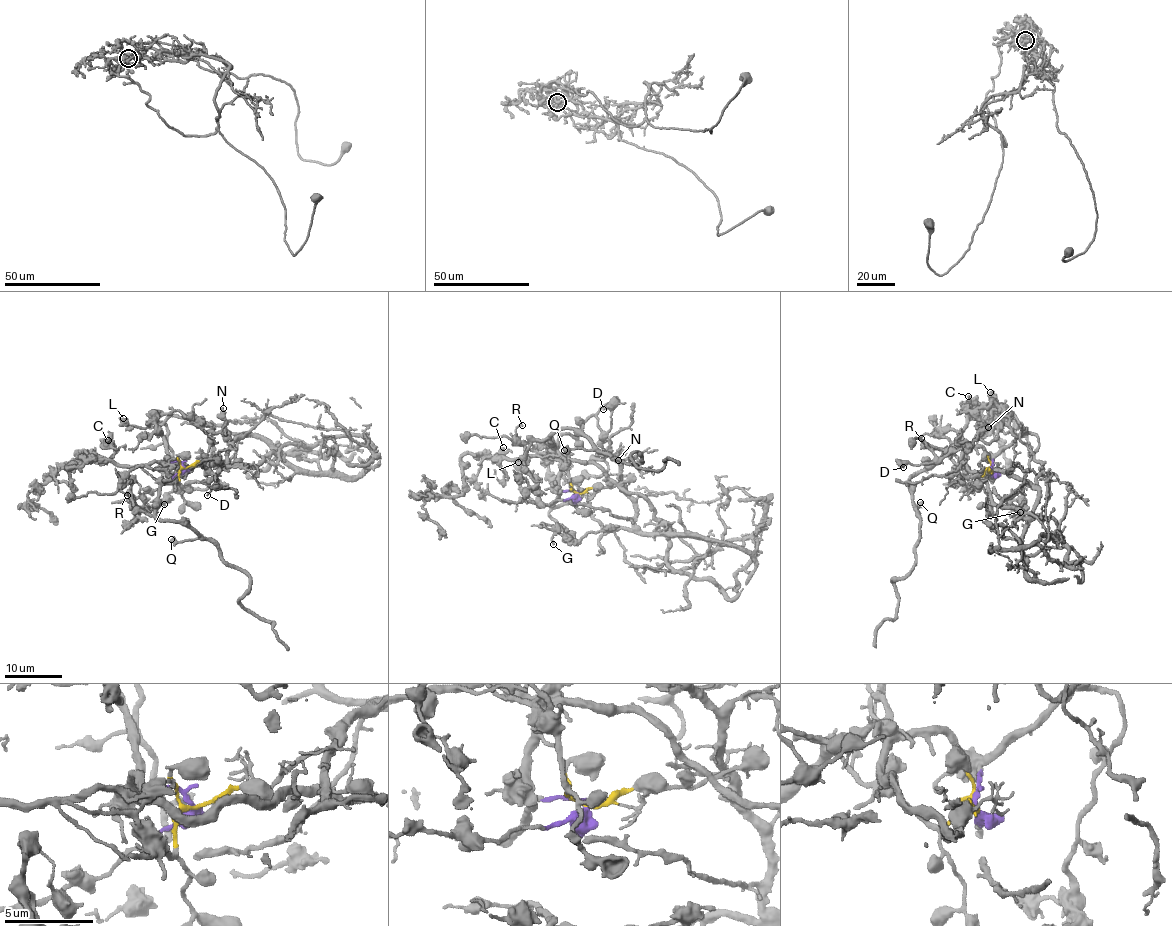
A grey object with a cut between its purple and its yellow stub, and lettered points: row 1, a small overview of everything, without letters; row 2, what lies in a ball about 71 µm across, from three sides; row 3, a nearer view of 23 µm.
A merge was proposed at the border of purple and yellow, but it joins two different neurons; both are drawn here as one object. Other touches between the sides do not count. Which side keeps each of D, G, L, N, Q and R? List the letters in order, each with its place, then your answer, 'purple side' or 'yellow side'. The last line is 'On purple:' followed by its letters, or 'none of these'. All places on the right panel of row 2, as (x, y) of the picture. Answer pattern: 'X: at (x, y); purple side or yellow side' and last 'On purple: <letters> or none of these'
D: at (903, 467); yellow side
G: at (1020, 512); purple side
L: at (990, 392); purple side
N: at (988, 427); purple side
Q: at (920, 502); yellow side
R: at (921, 438); yellow side
On purple: G, L, N

